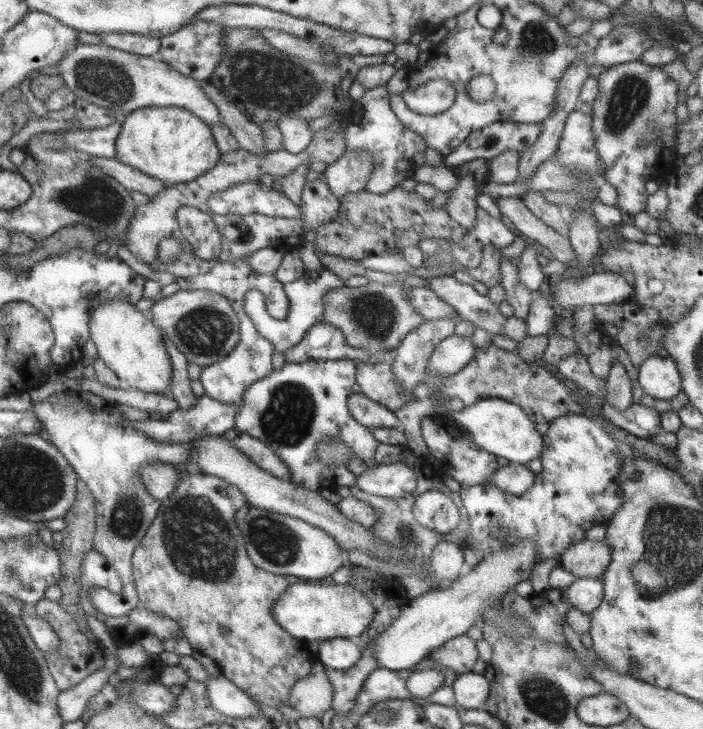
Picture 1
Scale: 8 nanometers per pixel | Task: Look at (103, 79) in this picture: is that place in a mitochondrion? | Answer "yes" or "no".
yes

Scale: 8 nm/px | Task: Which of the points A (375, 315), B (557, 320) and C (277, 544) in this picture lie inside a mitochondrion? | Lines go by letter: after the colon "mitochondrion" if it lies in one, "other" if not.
A: mitochondrion
B: other
C: mitochondrion

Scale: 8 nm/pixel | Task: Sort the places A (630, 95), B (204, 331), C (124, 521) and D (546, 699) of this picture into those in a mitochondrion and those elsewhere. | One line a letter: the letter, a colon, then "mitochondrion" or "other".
A: mitochondrion
B: mitochondrion
C: mitochondrion
D: mitochondrion

